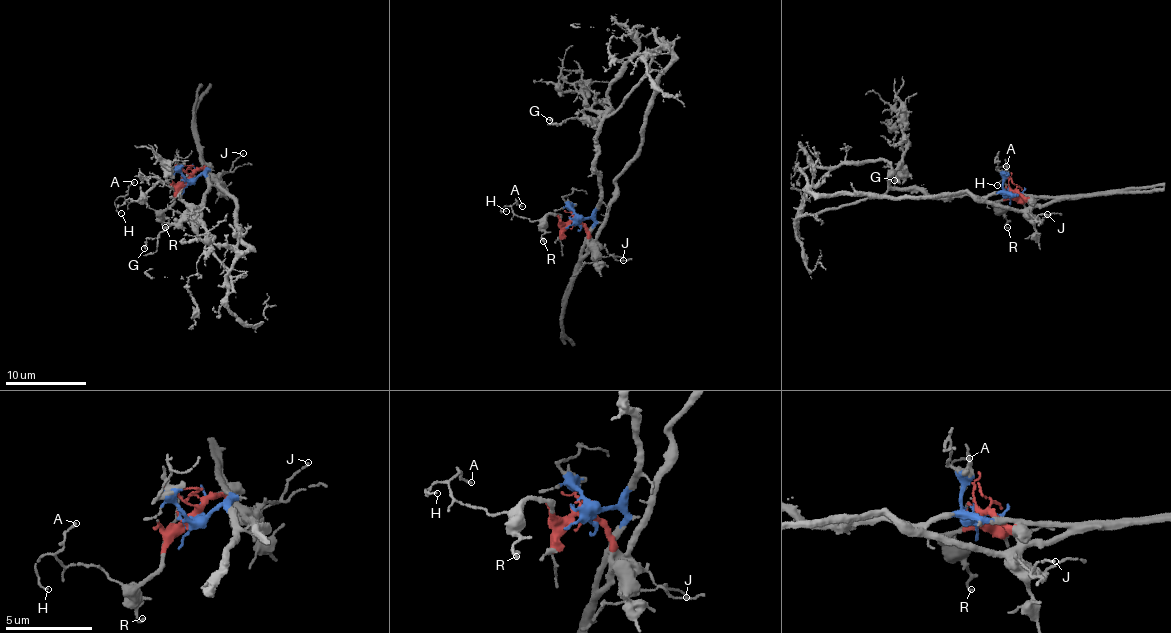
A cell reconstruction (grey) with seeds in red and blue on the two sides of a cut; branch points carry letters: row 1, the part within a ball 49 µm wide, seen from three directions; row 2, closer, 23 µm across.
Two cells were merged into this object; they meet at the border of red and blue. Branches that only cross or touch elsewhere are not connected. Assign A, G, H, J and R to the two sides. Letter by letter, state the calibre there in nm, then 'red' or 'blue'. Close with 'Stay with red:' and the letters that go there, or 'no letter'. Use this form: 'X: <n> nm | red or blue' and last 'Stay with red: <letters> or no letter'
A: 120 nm | red
G: 140 nm | blue
H: 90 nm | red
J: 100 nm | red
R: 120 nm | red
Stay with red: A, H, J, R

